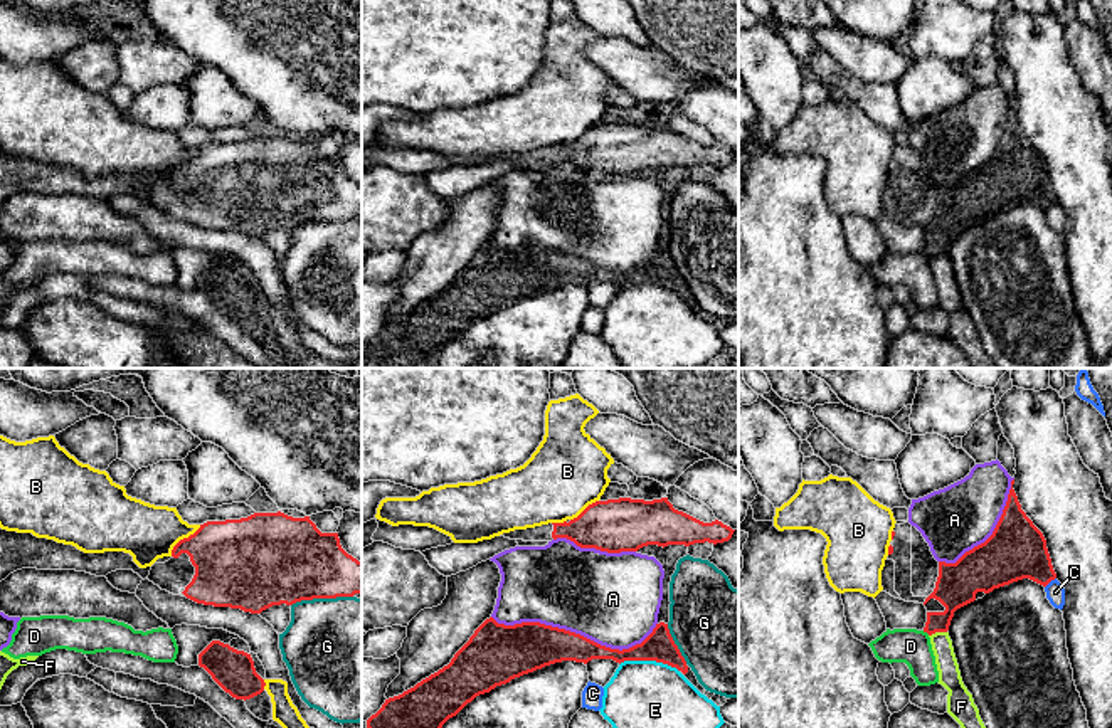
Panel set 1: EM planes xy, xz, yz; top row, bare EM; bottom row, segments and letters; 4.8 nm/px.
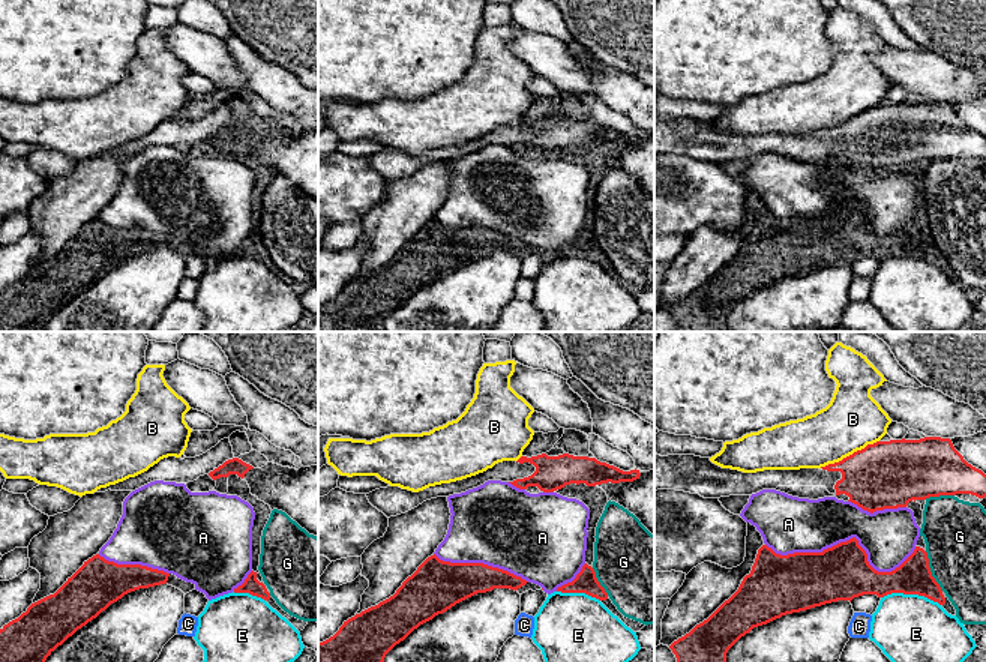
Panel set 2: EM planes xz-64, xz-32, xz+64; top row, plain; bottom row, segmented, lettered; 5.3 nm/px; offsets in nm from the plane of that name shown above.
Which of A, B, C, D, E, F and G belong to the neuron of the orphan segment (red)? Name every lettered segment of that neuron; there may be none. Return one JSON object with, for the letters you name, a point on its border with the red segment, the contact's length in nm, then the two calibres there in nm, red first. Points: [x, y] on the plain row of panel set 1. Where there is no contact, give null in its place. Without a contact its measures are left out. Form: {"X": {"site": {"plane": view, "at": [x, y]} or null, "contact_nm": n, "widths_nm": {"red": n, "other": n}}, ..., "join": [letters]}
{"join": []}

